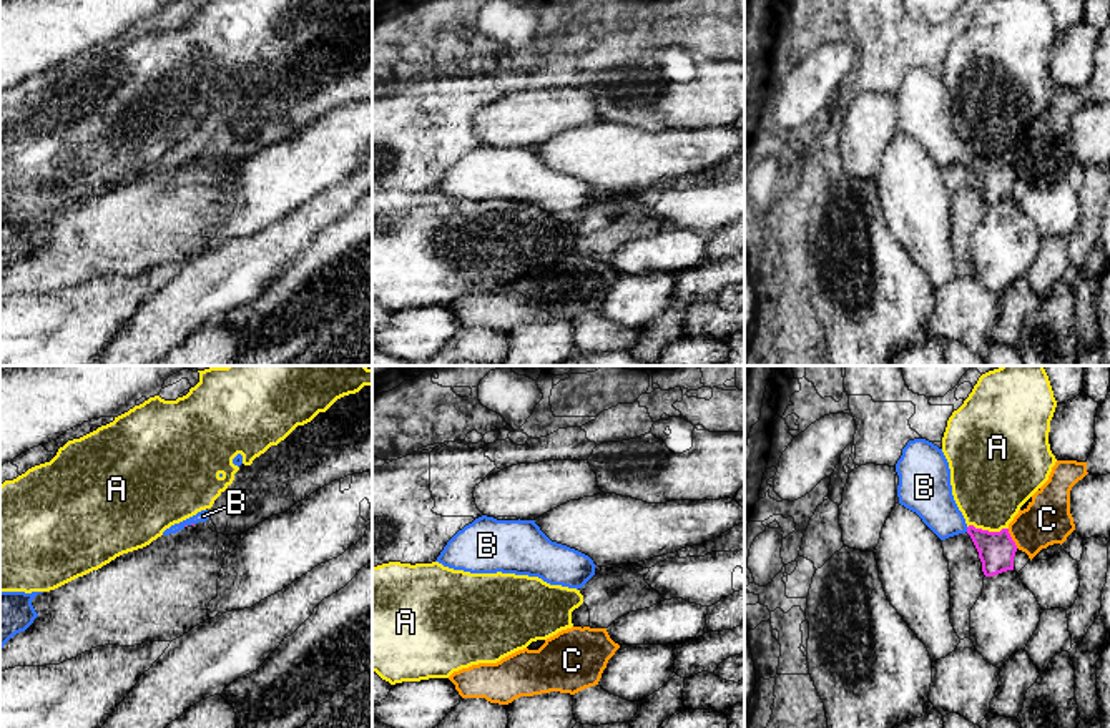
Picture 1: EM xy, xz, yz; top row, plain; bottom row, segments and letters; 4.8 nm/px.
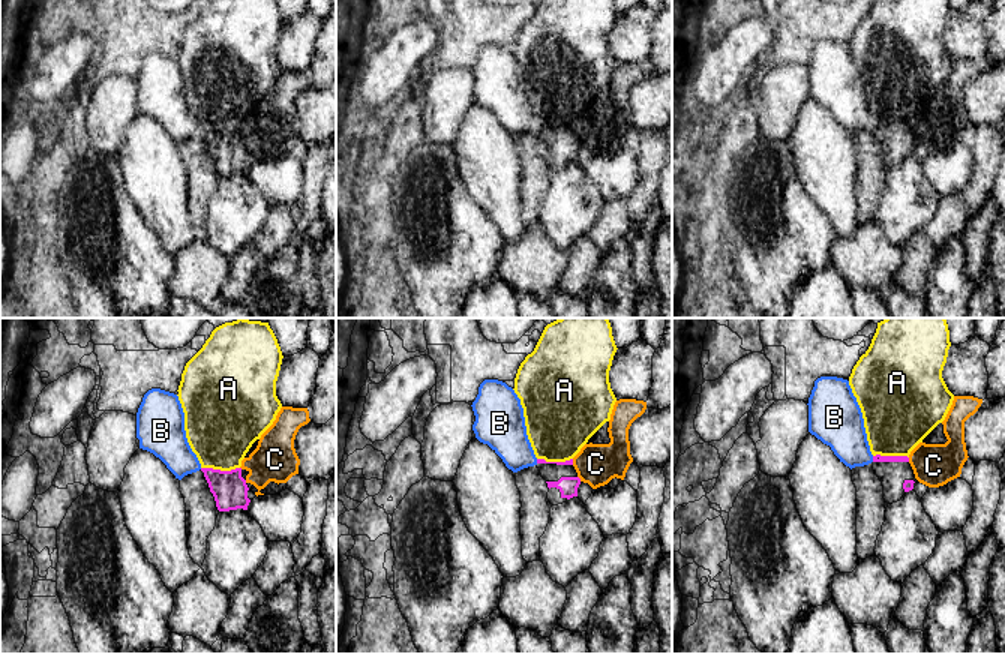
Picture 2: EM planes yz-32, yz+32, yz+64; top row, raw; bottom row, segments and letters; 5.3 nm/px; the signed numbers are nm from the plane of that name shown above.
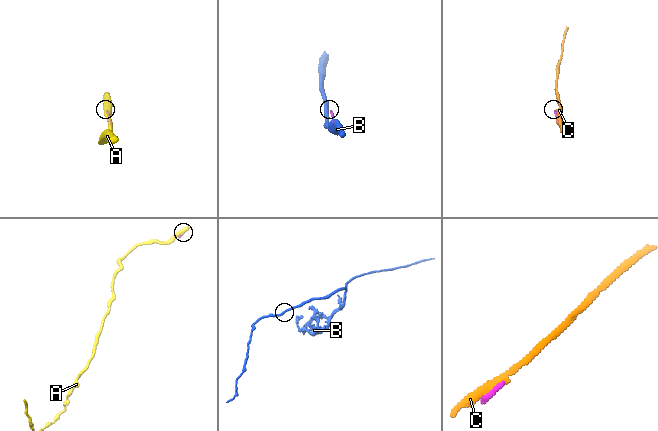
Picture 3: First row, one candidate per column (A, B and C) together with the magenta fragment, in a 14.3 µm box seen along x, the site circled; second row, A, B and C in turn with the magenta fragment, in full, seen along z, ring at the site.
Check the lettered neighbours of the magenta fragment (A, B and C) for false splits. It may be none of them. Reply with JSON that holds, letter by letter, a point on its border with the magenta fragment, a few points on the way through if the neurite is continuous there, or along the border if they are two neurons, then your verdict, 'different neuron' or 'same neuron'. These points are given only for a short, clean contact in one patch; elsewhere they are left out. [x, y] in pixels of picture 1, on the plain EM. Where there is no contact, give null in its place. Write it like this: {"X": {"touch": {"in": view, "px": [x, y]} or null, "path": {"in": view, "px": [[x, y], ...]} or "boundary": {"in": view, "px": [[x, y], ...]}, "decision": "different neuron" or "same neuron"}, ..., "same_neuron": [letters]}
{"A": {"touch": {"in": "yz", "px": [987, 158]}, "decision": "different neuron"}, "B": {"touch": {"in": "yz", "px": [967, 157]}, "boundary": {"in": "yz", "px": [[966, 155], [967, 158]]}, "decision": "different neuron"}, "C": {"touch": {"in": "yz", "px": [1011, 167]}, "decision": "different neuron"}, "same_neuron": []}

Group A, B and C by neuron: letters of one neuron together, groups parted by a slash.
A / B / C

